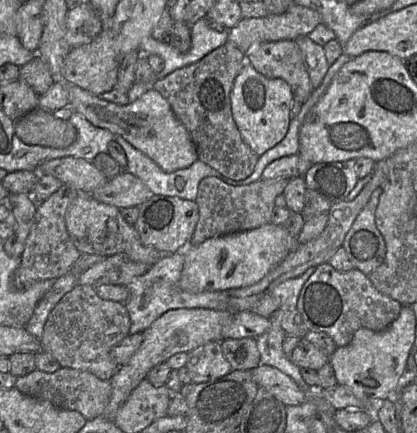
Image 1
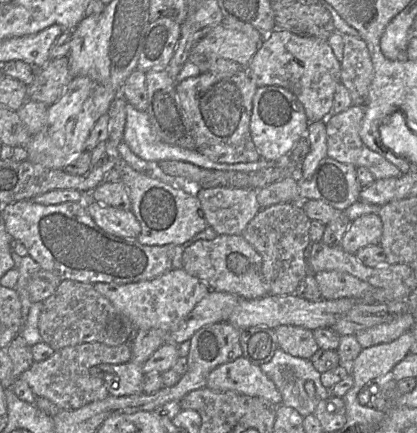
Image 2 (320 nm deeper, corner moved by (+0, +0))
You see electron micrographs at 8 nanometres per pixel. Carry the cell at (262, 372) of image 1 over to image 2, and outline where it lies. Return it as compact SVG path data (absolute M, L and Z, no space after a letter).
M244 357L221 364L213 369L206 387L215 391L233 391L247 396L259 397L275 405L282 404L282 396L274 382Z

